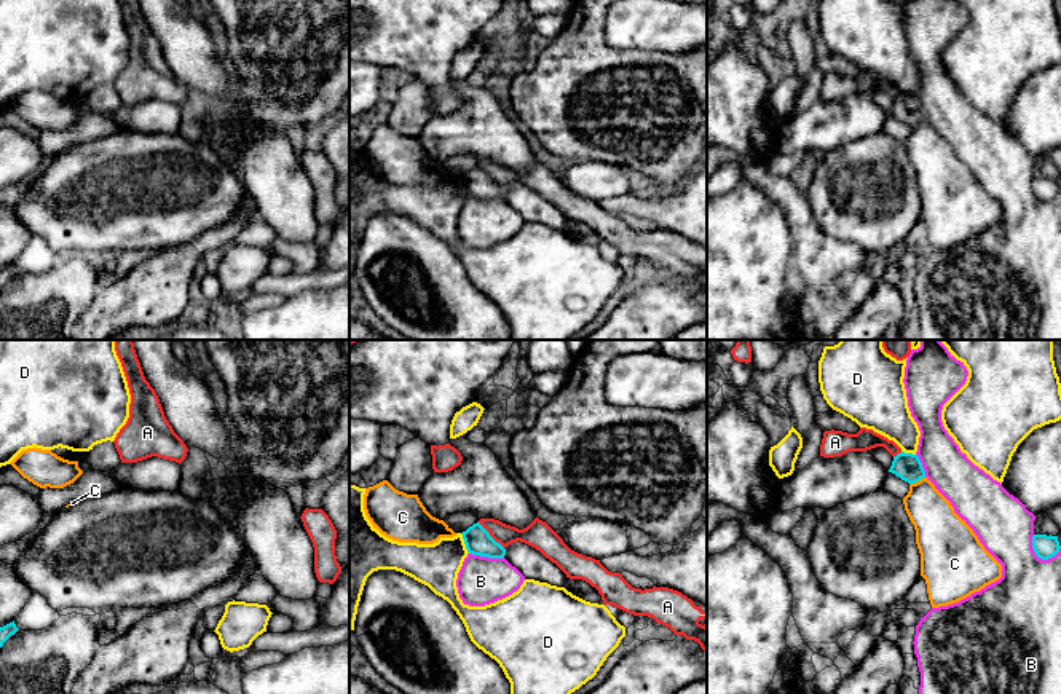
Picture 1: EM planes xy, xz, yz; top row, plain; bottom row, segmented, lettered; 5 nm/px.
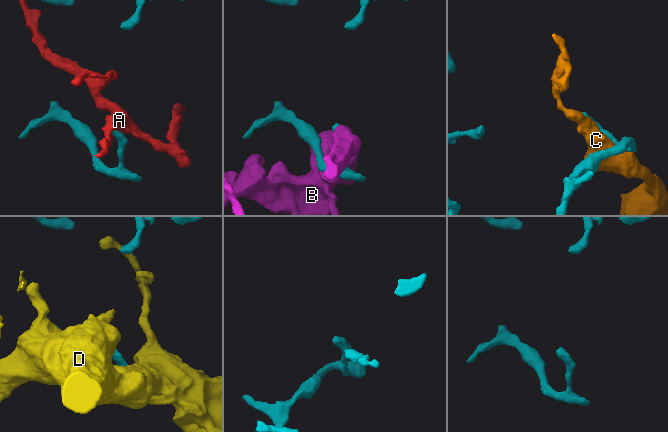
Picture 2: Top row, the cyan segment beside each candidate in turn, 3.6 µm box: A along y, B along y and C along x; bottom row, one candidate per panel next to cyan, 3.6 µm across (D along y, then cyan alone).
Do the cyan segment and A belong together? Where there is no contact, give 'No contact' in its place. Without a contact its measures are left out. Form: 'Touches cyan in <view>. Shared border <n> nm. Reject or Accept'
Touches cyan in xz. Shared border 190 nm. Reject

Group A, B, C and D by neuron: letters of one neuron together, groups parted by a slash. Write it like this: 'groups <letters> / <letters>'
groups A / B / C / D

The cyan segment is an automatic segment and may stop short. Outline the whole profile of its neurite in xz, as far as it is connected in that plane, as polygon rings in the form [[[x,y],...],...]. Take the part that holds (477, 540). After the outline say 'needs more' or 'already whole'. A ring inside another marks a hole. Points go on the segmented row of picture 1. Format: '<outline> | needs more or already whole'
[[[477,522],[461,533],[466,549],[472,555],[504,558],[506,549]]] | already whole

